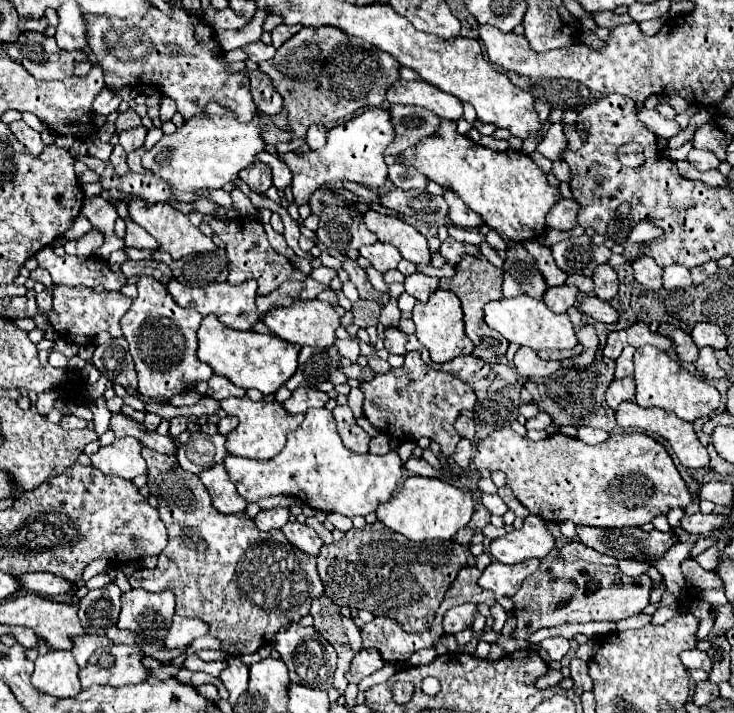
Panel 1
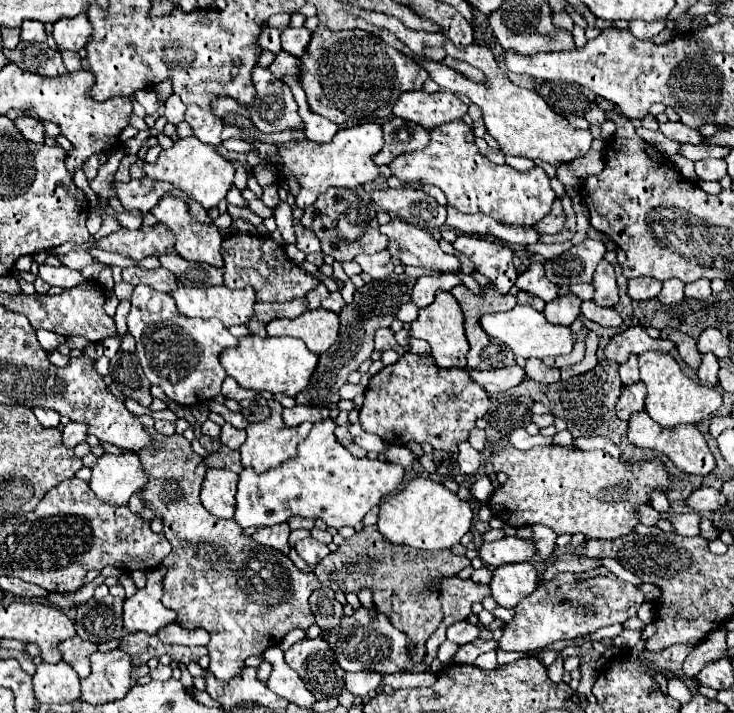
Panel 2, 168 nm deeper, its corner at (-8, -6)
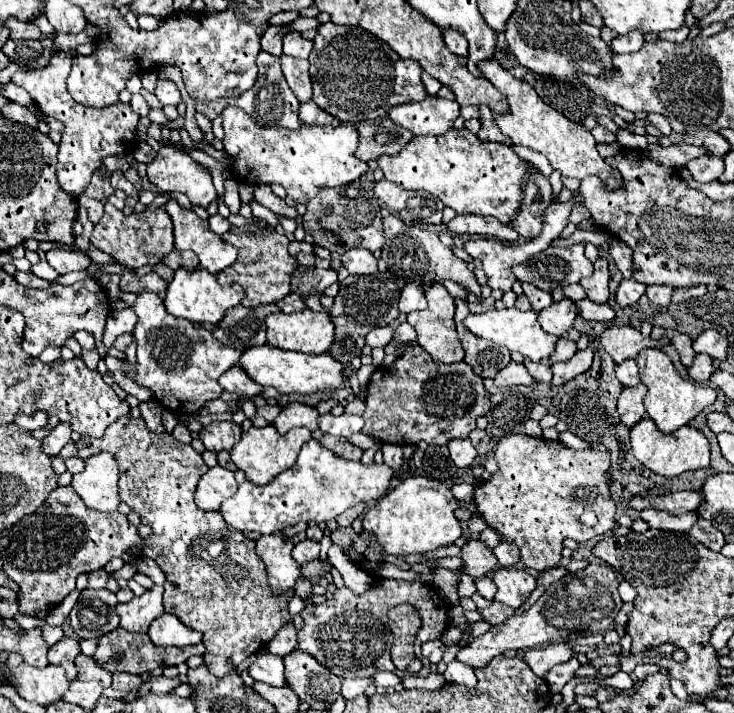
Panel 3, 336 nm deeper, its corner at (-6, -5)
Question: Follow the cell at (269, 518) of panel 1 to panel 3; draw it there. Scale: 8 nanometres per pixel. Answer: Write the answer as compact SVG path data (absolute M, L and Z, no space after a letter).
M283 533L263 535L257 541L257 549L267 567L271 593L279 597L285 595L287 591L293 591L301 575L301 565L291 557L293 549L291 539L285 539Z

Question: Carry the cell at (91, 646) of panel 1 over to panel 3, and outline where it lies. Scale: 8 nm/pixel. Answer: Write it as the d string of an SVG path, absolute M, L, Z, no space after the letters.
M65 637L63 641L59 641L57 645L53 645L51 649L49 649L49 653L47 653L47 659L49 659L49 663L53 663L53 665L61 665L63 669L65 669L65 675L67 675L67 679L69 681L73 681L75 679L75 657L81 653L81 649L79 649L79 643L75 641L75 639L69 639L69 637Z

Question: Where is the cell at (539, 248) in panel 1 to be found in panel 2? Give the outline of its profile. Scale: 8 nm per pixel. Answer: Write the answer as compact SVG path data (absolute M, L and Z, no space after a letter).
M543 262L529 264L529 268L523 274L519 274L515 284L519 286L519 290L527 290L527 292L543 298L545 302L551 302L559 296L559 286L553 286L553 282L549 282L549 278L545 276Z

